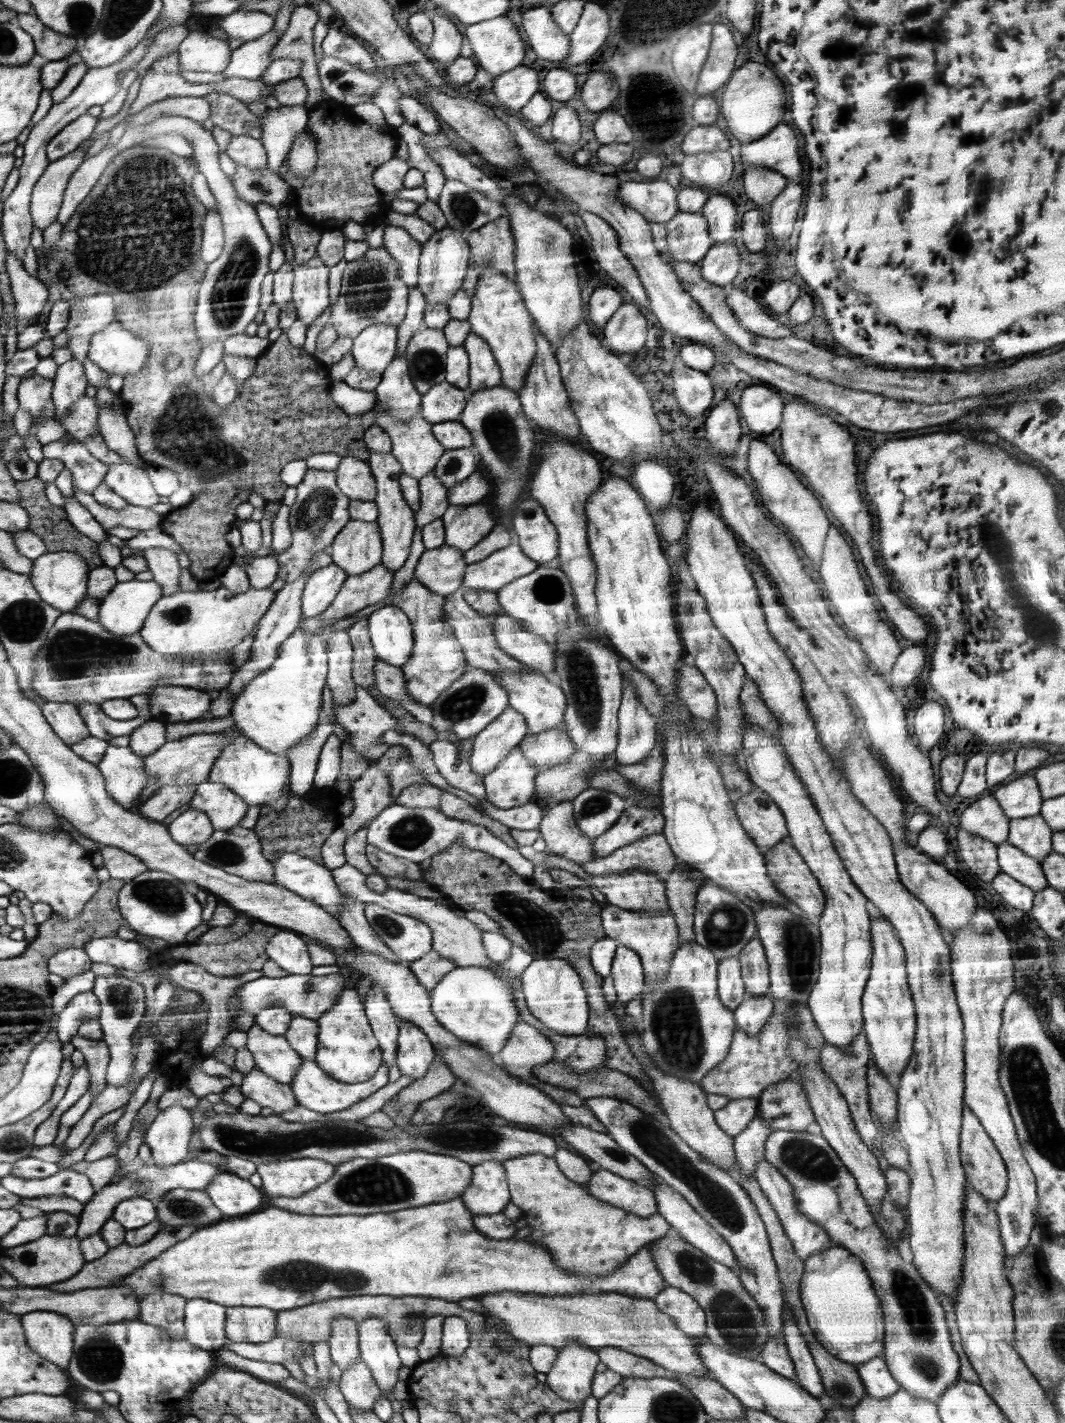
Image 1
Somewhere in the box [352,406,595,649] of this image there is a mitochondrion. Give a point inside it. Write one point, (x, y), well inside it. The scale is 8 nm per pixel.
(549, 589)

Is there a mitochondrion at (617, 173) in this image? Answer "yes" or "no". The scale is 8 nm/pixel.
no

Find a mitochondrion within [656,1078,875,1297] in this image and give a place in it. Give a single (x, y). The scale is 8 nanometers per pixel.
(804, 1157)

